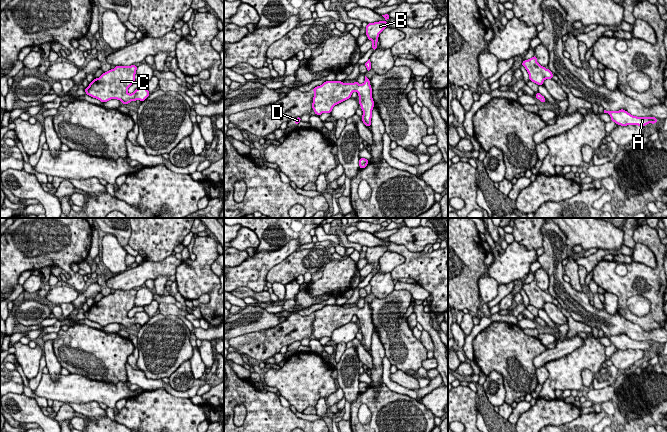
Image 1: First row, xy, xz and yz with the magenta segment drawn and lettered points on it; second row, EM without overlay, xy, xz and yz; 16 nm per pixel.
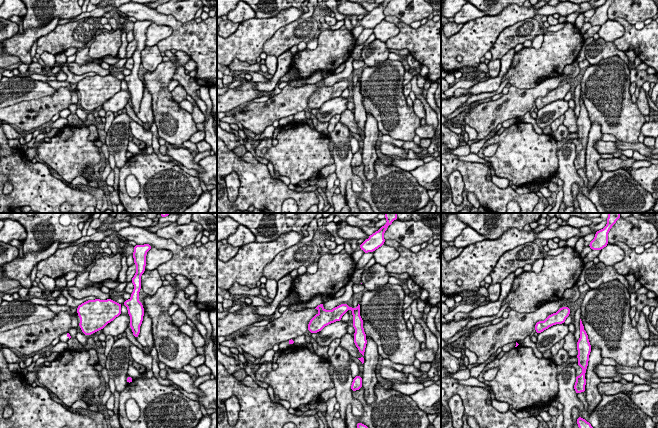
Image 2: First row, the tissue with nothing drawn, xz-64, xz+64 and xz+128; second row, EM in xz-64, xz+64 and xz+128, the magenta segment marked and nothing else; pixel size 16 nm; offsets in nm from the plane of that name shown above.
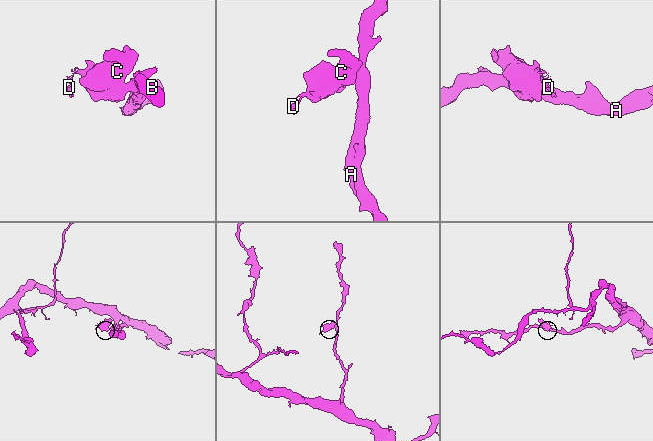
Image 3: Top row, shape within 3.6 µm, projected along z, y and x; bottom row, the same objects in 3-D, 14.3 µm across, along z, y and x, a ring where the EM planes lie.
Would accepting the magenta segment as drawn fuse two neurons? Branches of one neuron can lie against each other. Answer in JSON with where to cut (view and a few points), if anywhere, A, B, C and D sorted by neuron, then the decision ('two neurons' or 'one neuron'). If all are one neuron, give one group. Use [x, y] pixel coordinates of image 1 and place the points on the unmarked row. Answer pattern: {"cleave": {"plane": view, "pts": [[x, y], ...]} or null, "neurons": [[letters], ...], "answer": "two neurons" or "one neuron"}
{"cleave": null, "neurons": [["A", "B", "C", "D"]], "answer": "one neuron"}

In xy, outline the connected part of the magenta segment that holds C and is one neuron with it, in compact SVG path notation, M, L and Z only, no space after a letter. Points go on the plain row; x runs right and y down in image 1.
M136 289L115 290L114 293L95 302L84 315L86 319L103 327L111 323L120 324L123 329L136 324L143 326L150 318L146 312L137 312L132 318L127 316L128 312L135 306L136 294Z

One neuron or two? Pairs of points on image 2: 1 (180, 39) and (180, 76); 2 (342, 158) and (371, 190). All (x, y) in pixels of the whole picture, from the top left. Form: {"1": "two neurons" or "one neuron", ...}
{"1": "two neurons", "2": "two neurons"}

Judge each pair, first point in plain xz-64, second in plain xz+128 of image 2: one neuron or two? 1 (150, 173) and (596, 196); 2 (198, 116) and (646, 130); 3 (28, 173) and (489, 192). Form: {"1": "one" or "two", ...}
{"1": "one", "2": "two", "3": "one"}

